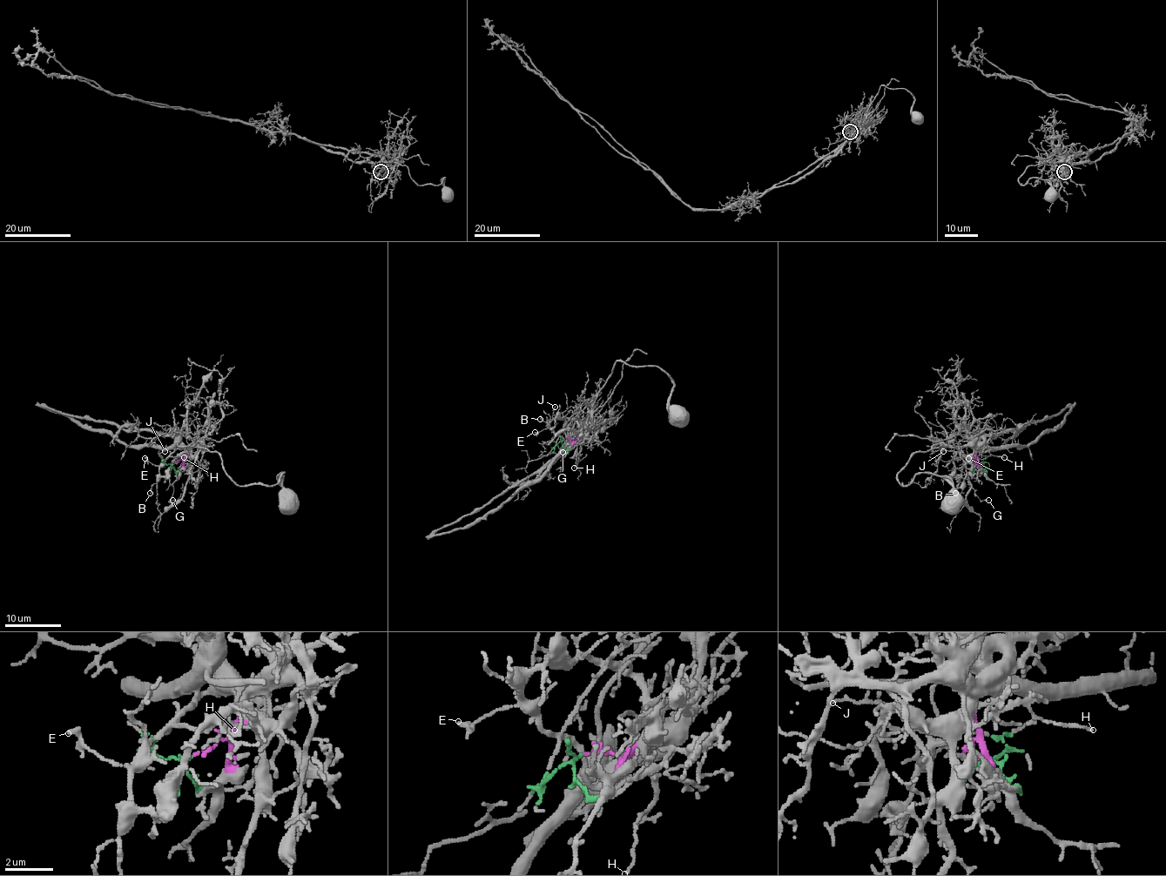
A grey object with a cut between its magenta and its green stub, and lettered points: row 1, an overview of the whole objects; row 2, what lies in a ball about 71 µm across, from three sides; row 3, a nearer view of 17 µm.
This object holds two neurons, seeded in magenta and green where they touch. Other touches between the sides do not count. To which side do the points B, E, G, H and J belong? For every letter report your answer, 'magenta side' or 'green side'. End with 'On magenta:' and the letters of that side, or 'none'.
B: green side
E: green side
G: magenta side
H: magenta side
J: green side
On magenta: G, H

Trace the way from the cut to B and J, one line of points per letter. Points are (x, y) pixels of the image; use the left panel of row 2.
B: (173, 464), (166, 464), (168, 458), (162, 462), (158, 480), (151, 487), (150, 494)
J: (173, 464), (166, 464), (168, 458), (164, 460), (159, 454), (165, 451)

